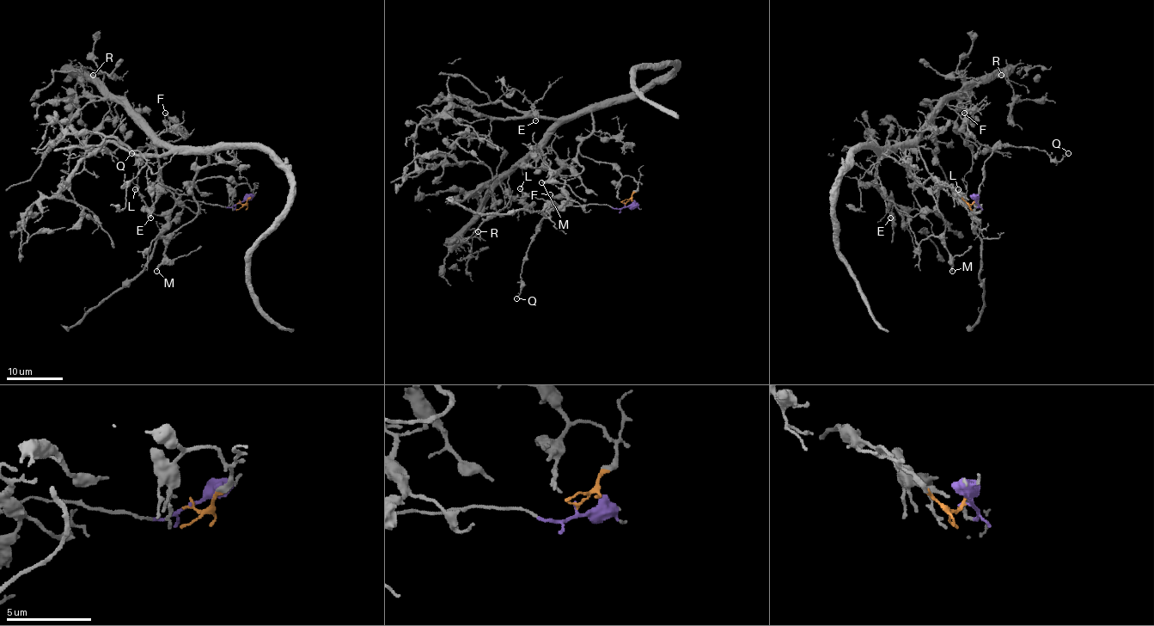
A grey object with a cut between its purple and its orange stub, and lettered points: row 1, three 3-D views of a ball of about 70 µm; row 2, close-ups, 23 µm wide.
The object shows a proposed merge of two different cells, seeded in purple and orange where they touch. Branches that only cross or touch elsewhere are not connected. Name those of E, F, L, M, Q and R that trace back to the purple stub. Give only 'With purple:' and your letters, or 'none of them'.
With purple: F, L, Q

